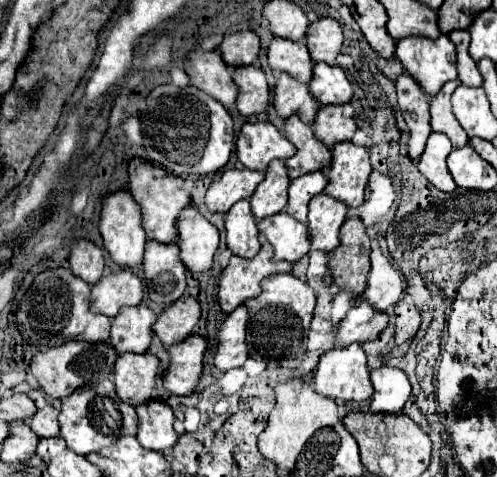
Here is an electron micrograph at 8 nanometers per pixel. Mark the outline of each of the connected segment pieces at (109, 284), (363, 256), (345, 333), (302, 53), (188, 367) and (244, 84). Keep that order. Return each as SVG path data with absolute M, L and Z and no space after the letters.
M129 270L111 272L91 288L91 308L97 314L115 316L121 306L137 306L143 298L143 284Z
M347 218L339 232L341 244L329 252L327 274L345 292L363 298L369 274L371 240L359 218Z
M357 300L347 316L339 322L333 346L345 346L353 342L363 344L367 340L375 340L385 330L387 322L387 314L377 312L367 300Z
M273 38L269 44L267 56L269 56L269 66L273 70L285 72L295 80L309 84L313 76L313 62L303 40L293 42L285 38Z
M191 334L181 344L169 346L169 366L163 374L163 386L171 394L189 396L195 392L199 374L203 370L203 354L207 340L203 336Z
M255 66L235 68L233 80L239 88L237 96L237 110L243 116L259 114L267 110L269 104L269 84L265 80L265 74Z

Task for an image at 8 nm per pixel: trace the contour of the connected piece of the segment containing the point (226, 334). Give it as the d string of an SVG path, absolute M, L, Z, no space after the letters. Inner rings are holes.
M237 306L221 324L219 330L219 348L213 358L213 364L219 370L231 370L245 364L247 344L245 344L245 328L247 328L247 308Z

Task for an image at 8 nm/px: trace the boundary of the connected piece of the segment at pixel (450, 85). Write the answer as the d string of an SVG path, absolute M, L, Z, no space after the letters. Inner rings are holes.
M459 80L447 82L437 96L431 98L431 128L433 132L441 132L449 136L453 148L463 148L467 144L467 134L457 124L453 112L451 112L451 94L459 86Z

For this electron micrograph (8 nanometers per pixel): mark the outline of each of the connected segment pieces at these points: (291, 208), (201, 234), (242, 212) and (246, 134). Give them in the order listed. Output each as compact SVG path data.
M309 172L301 178L291 180L289 184L289 202L287 202L287 212L295 218L305 222L307 220L307 204L313 196L321 194L327 186L327 178L323 172Z
M191 204L177 218L177 244L191 272L207 272L219 246L219 230Z
M249 200L237 202L227 214L225 214L225 230L227 230L227 248L241 258L253 258L259 248L259 230L255 224L255 216L251 214Z
M271 122L243 124L235 146L237 160L249 170L265 170L271 160L287 160L295 154L295 146Z

